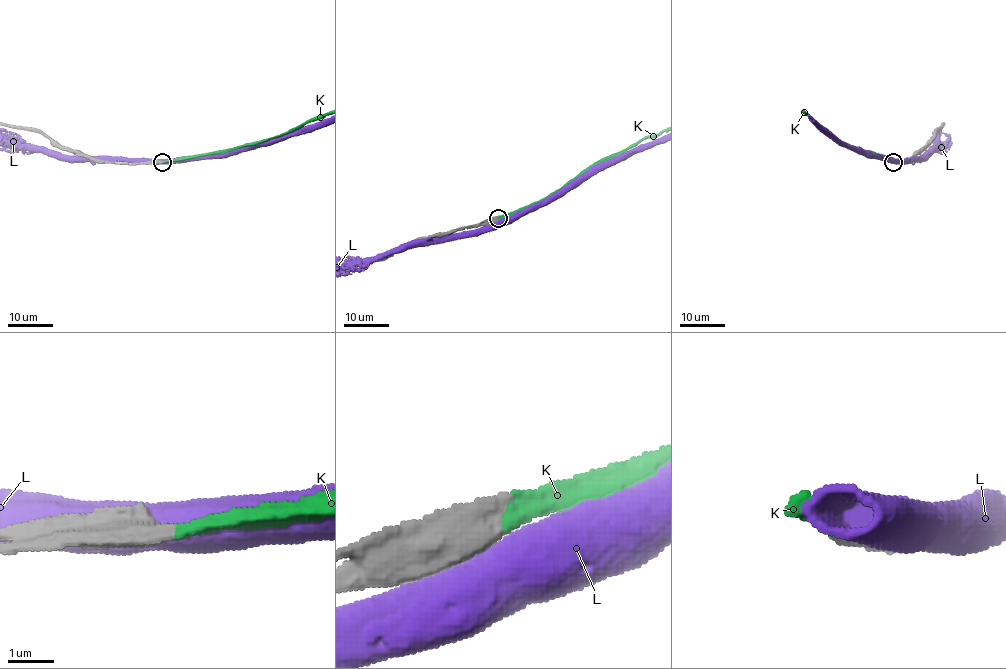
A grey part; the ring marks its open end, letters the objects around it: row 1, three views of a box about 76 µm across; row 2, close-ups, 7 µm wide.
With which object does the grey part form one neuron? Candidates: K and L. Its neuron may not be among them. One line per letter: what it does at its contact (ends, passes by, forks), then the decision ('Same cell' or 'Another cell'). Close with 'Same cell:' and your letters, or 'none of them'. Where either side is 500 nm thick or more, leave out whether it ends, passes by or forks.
K: Same cell
L: Another cell
Same cell: K

